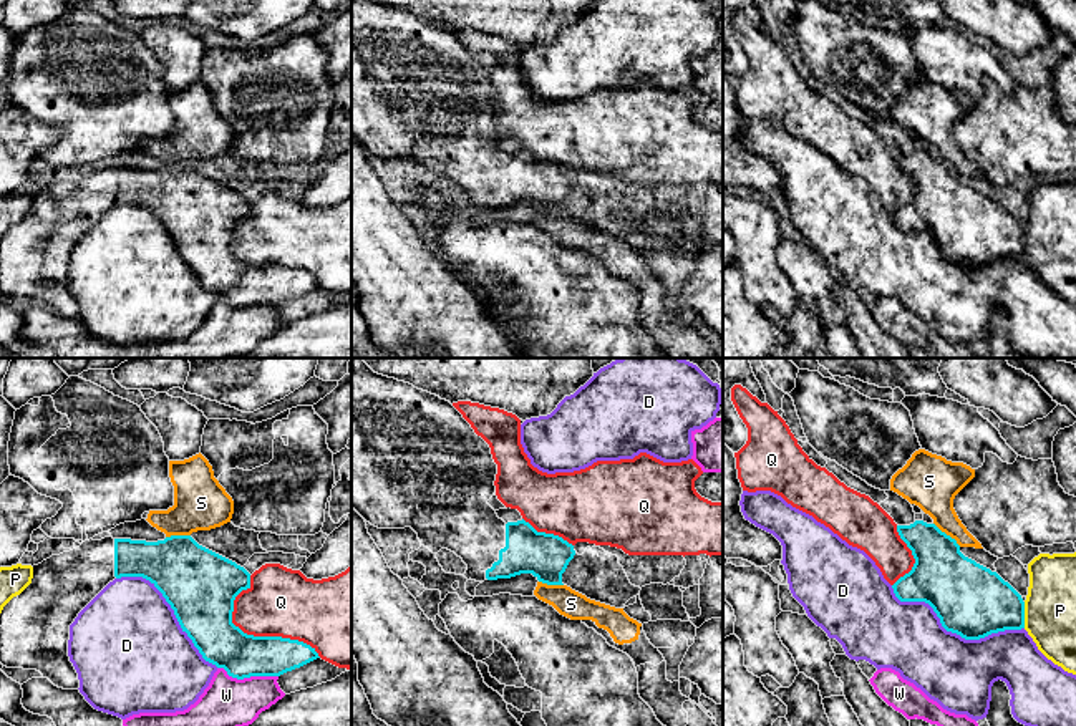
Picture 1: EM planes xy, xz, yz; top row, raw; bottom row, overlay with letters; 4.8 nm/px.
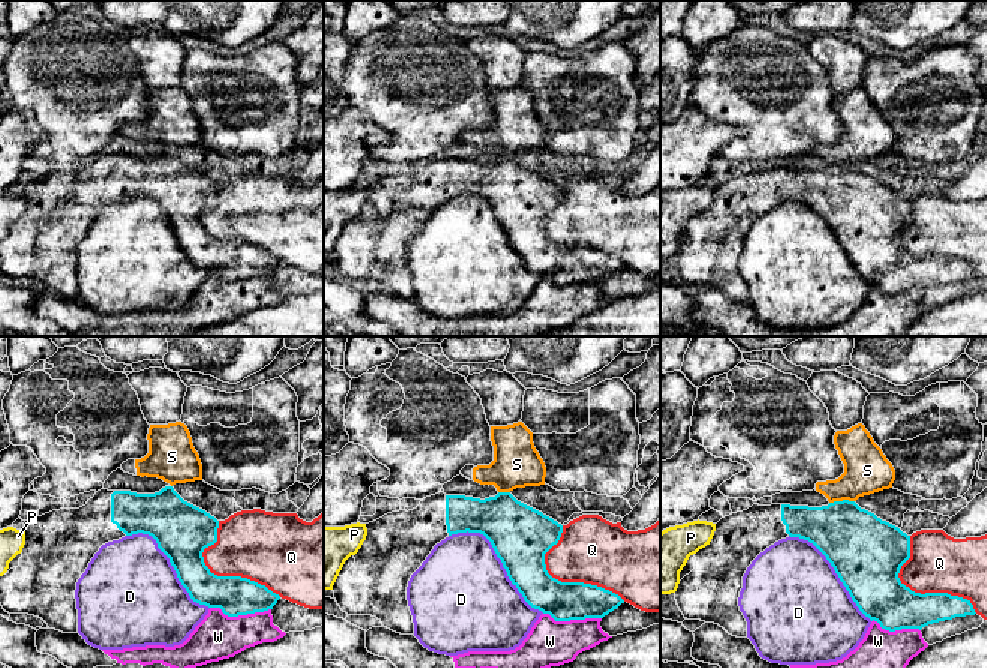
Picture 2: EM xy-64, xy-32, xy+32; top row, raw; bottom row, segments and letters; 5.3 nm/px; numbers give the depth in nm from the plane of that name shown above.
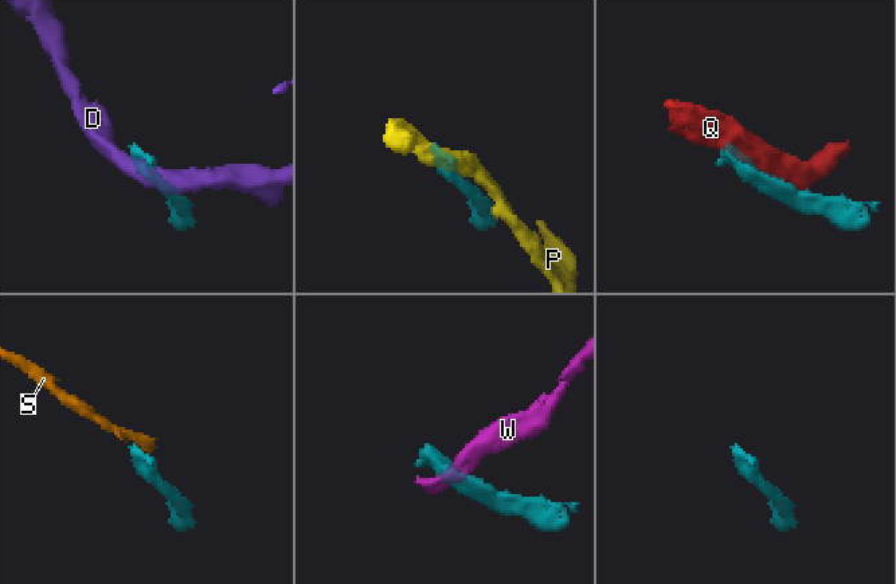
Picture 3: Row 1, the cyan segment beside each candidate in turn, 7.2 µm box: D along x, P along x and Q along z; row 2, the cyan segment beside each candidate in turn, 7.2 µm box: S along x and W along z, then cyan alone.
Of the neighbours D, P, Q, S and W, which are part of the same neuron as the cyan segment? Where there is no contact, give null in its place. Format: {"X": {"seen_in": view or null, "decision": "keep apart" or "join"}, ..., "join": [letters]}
{"D": {"seen_in": "yz", "decision": "keep apart"}, "P": {"seen_in": "yz", "decision": "keep apart"}, "Q": {"seen_in": "xy", "decision": "keep apart"}, "S": {"seen_in": "yz", "decision": "keep apart"}, "W": {"seen_in": "xy", "decision": "keep apart"}, "join": []}

